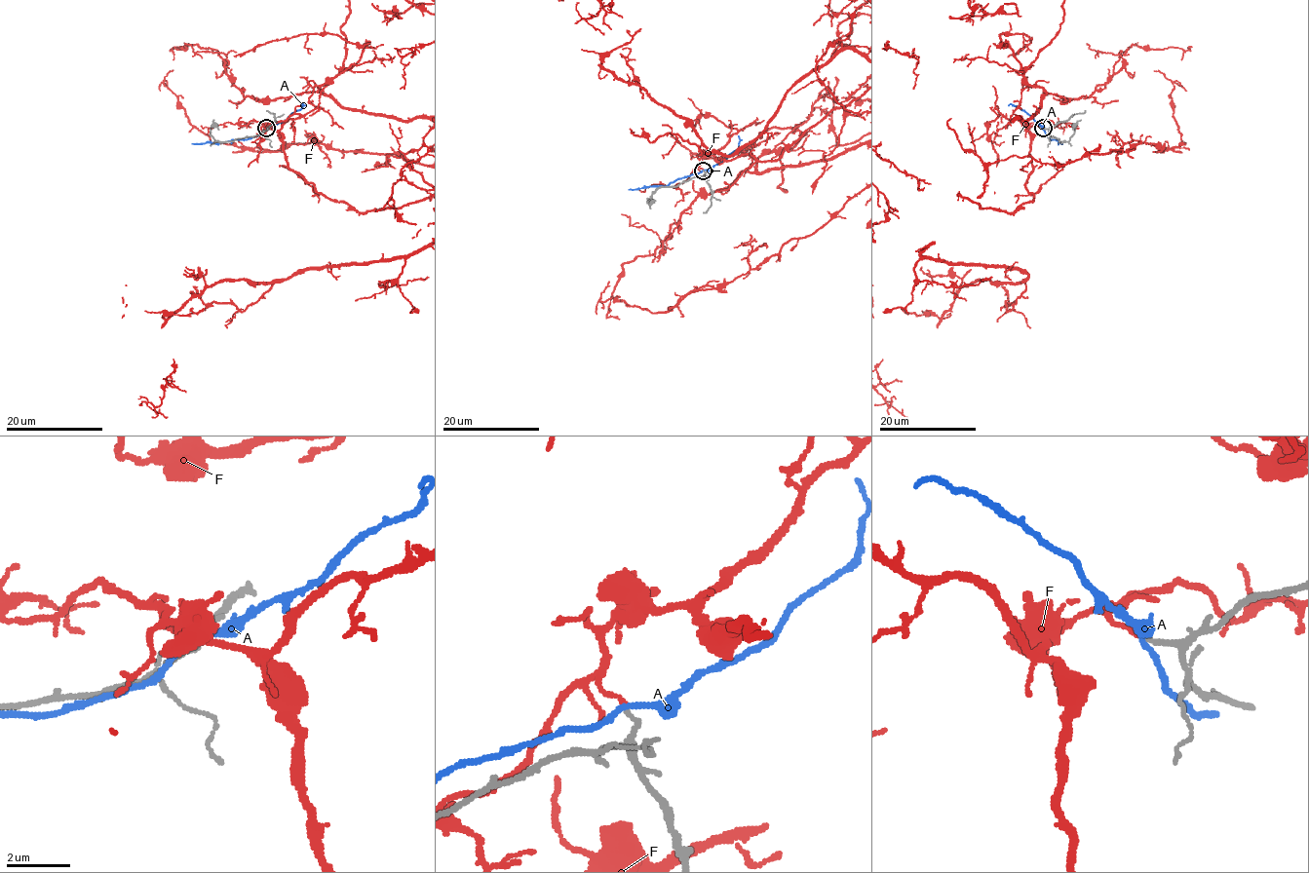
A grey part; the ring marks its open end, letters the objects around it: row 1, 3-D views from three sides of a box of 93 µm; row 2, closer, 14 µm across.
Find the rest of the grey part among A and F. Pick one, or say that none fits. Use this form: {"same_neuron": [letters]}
{"same_neuron": ["F"]}

